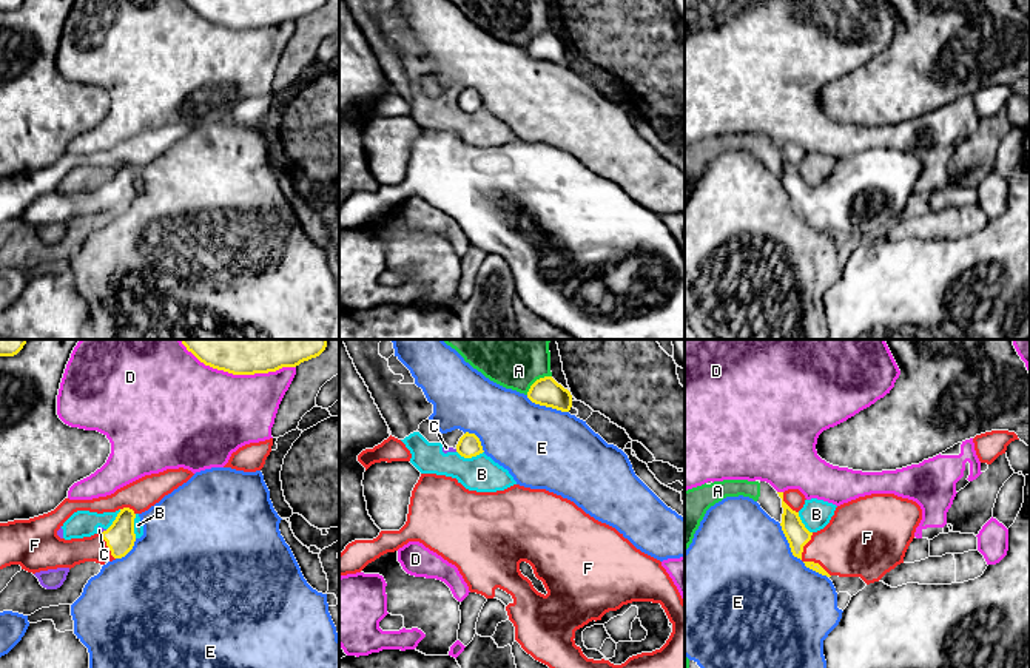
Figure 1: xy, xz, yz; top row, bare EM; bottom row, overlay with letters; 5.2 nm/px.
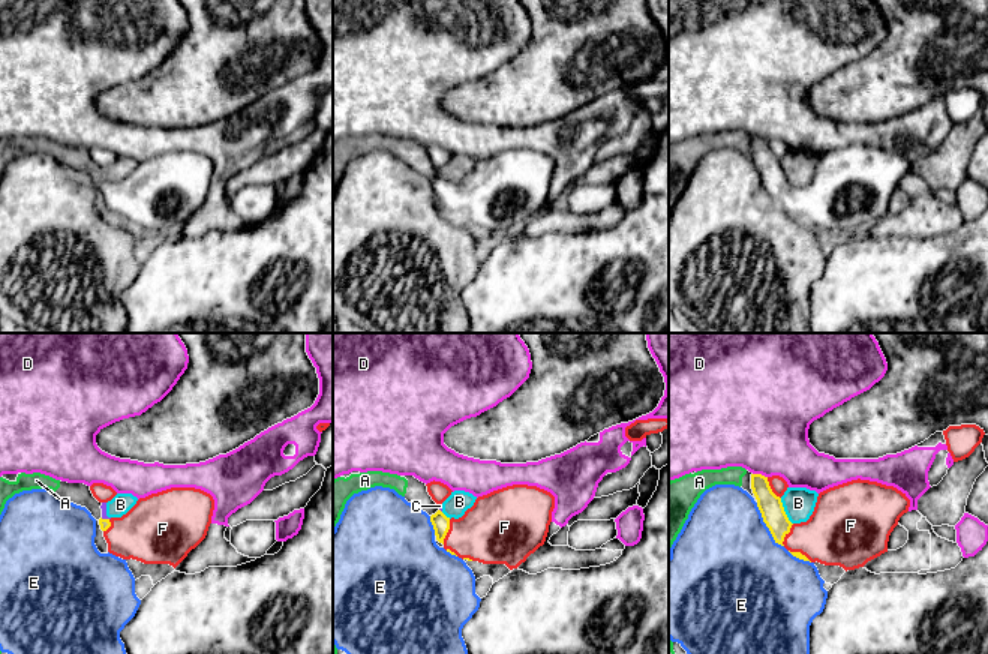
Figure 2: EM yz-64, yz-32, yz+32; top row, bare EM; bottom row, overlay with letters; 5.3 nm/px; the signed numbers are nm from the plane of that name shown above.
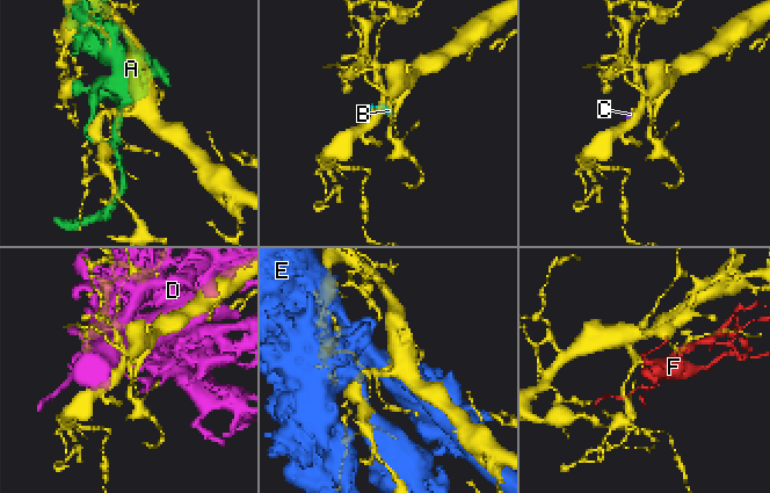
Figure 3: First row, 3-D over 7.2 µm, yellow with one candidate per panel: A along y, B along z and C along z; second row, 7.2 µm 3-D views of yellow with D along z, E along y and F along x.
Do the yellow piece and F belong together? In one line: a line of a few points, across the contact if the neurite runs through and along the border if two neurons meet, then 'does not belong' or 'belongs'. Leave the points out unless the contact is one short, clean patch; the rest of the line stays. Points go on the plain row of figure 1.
belongs

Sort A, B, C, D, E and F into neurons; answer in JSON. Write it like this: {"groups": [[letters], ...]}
{"groups": [["A", "B", "C"], ["D"], ["E"], ["F"]]}

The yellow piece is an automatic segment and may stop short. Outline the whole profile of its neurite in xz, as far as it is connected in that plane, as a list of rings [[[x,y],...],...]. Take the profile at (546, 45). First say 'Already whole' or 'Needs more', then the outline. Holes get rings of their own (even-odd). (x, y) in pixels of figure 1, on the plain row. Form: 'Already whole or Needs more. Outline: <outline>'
Already whole. Outline: [[[552,31],[537,34],[530,40],[527,52],[535,59],[552,62],[561,66],[569,66],[572,62],[571,46],[558,39]]]

